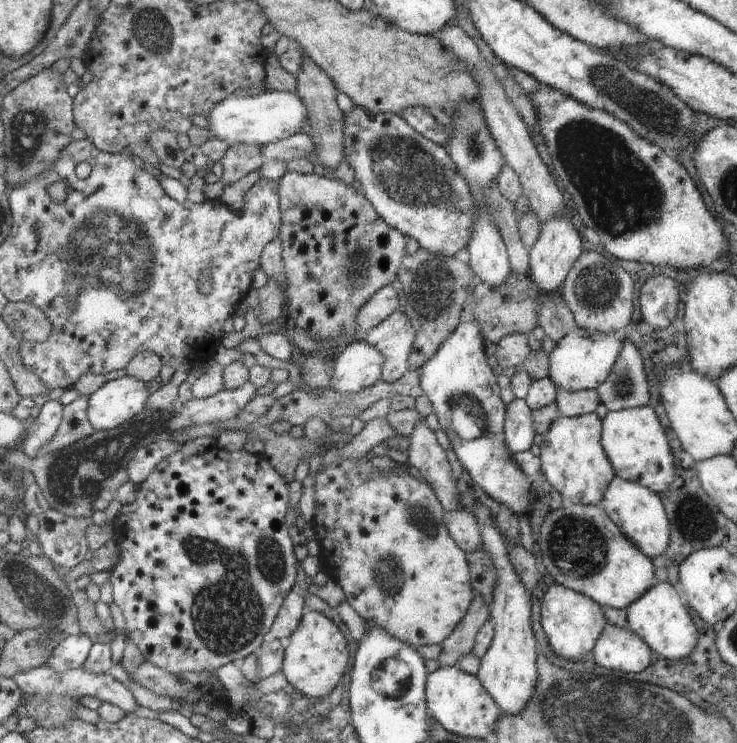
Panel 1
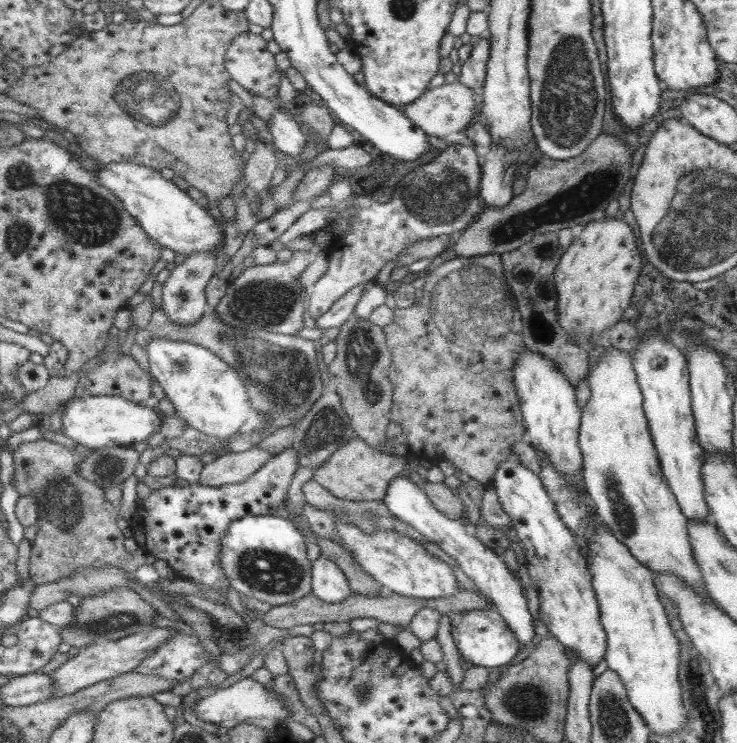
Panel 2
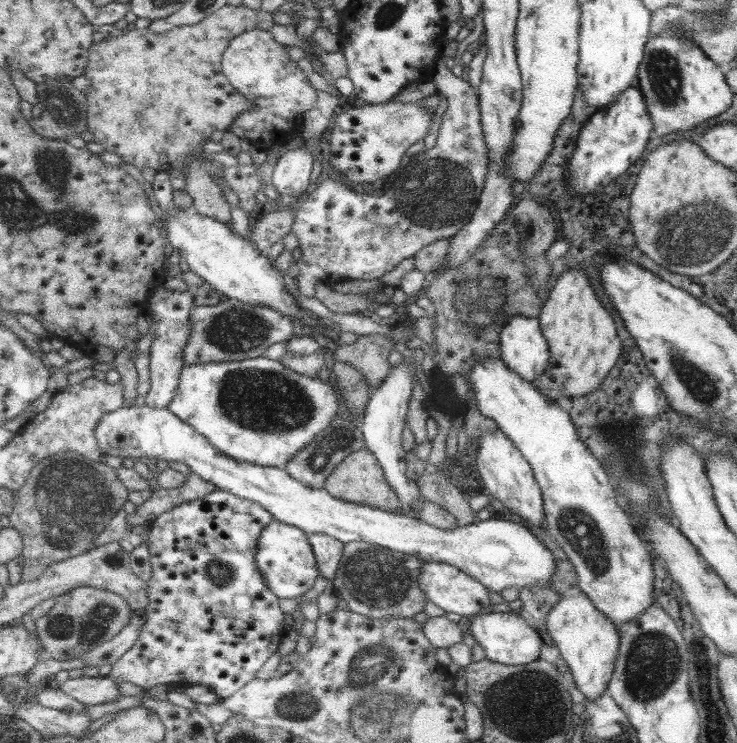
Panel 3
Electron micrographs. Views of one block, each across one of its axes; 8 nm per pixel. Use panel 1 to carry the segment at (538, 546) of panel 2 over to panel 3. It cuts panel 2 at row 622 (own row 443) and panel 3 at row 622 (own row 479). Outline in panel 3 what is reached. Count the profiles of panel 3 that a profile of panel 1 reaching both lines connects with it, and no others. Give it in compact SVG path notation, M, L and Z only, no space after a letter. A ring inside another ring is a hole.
M580 591L574 596L562 595L558 599L558 603L548 611L546 626L561 657L568 663L574 683L584 694L585 700L594 701L606 693L620 646L620 634L610 618Z

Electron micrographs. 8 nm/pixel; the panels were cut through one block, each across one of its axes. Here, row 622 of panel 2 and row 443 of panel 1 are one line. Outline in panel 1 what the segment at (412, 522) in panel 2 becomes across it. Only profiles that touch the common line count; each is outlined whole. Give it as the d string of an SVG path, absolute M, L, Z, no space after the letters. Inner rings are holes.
M515 398L505 407L505 441L510 452L519 453L530 450L532 439L536 436L531 408L525 399Z

